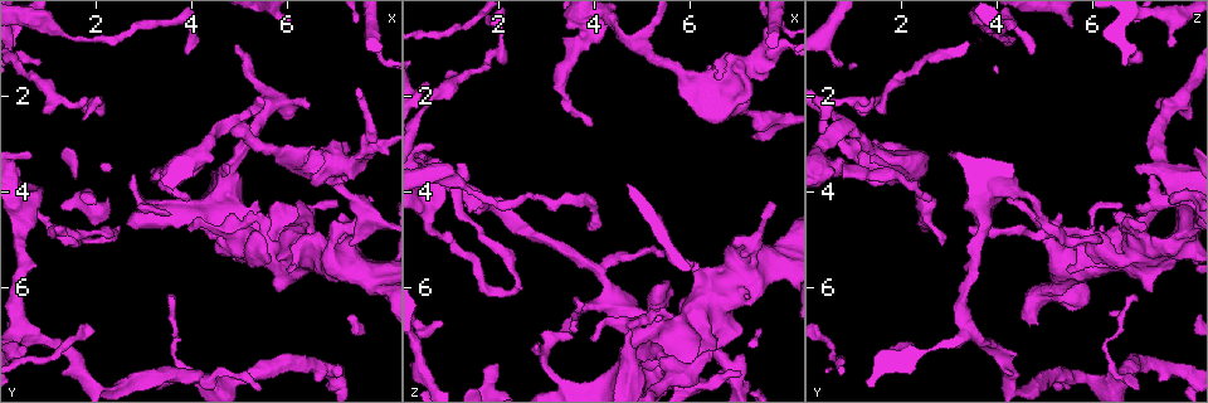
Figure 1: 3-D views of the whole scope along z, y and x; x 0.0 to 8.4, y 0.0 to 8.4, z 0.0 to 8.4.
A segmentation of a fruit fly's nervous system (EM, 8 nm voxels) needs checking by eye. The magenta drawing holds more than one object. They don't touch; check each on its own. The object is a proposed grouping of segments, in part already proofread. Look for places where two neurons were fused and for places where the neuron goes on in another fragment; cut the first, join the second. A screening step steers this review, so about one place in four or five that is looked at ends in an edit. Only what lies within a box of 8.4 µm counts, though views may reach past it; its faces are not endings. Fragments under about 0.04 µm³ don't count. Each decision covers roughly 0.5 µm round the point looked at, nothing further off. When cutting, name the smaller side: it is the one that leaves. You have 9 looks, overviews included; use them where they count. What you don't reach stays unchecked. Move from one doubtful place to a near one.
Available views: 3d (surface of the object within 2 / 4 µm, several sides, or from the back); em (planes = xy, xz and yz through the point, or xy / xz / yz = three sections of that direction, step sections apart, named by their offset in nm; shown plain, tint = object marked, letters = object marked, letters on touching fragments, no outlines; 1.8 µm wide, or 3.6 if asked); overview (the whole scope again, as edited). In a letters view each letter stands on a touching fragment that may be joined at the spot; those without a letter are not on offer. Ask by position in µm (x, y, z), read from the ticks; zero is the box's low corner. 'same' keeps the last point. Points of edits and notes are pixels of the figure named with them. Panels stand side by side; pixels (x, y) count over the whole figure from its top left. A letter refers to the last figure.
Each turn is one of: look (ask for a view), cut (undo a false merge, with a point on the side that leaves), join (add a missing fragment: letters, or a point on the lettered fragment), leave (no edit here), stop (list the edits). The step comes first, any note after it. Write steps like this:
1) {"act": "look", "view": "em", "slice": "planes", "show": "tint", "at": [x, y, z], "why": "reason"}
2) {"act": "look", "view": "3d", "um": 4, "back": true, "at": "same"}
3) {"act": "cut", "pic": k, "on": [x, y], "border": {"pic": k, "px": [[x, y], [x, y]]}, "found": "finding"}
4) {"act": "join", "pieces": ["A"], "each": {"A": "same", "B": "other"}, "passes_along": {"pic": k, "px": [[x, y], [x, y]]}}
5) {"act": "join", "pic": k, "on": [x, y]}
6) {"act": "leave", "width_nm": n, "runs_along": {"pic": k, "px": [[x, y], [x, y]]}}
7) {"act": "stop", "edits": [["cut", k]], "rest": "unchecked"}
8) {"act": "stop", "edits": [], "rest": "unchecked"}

{"act": "look", "view": "em", "slice": "planes", "show": "letters", "at": [1.20, 4.80, 3.35], "why": "an open end"}

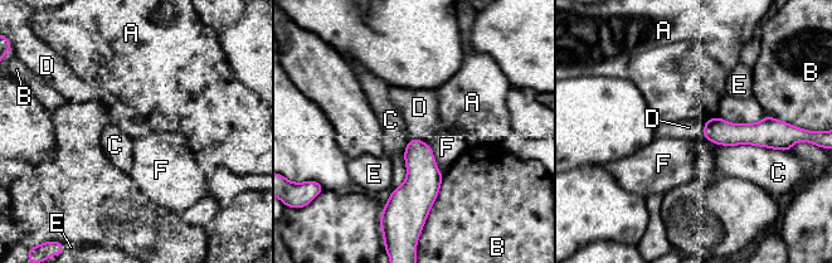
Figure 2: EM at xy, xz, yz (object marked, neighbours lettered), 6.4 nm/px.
{"act": "leave", "width_nm": 160, "longest_contact_nm": ["C", 460], "each": {"A": "other", "B": "other", "C": "other", "D": "other", "E": "other", "F": "other"}, "found": "no lettered fragment goes on from it"}

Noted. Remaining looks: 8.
{"act": "look", "view": "3d", "um": 4, "at": [4.00, 4.15, 2.60], "why": "thin end"}

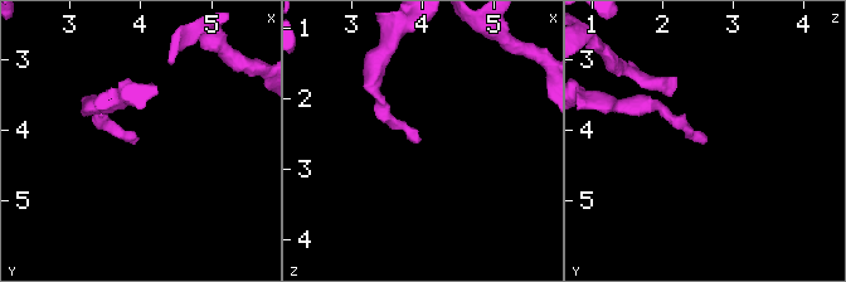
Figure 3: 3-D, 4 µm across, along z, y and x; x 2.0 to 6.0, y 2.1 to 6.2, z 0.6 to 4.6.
{"act": "look", "view": "em", "slice": "planes", "show": "letters", "at": [3.95, 4.20, 2.55], "why": "shape alone is not enough"}

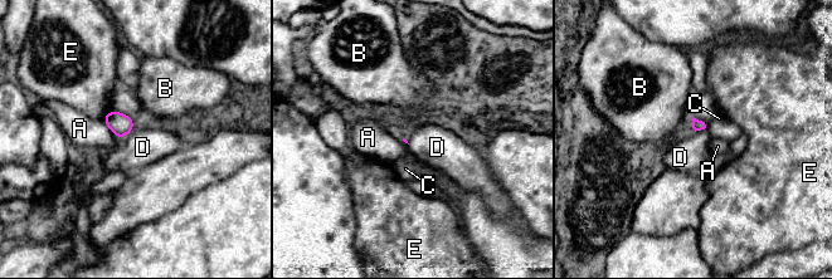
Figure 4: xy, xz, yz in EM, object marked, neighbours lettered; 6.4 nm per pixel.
{"act": "leave", "longest_contact_nm": ["A", 180], "each": {"A": "other", "B": "other", "C": "other", "D": "other", "E": "other"}, "border": {"pic": 4, "px": [[708, 128], [695, 132]]}, "found": "no lettered fragment goes on from it"}

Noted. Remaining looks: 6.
{"act": "look", "view": "em", "slice": "planes", "show": "plain", "at": [0.80, 1.30, 6.70], "why": "branch stops here"}

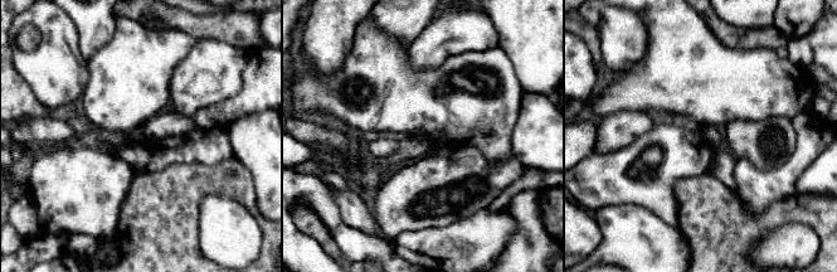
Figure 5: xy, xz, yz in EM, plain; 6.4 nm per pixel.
{"act": "look", "view": "em", "slice": "planes", "show": "tint", "at": "same", "why": "with the object marked"}

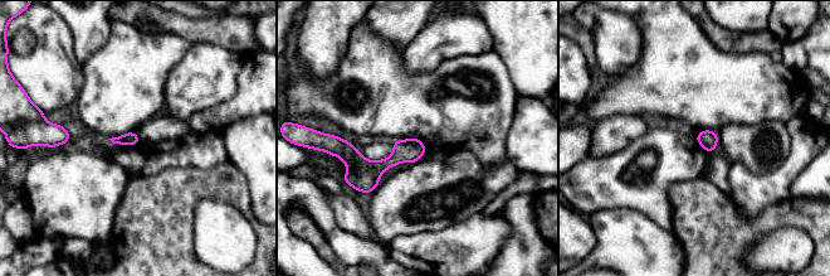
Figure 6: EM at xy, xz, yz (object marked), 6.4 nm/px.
{"act": "look", "view": "em", "slice": "planes", "show": "letters", "at": "same", "why": "what lies round it"}

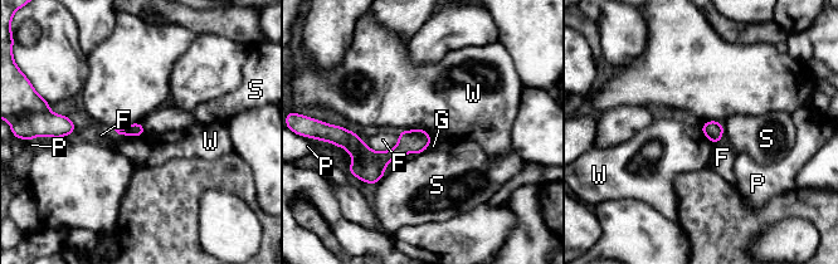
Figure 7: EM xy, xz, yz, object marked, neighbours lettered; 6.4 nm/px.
{"act": "leave", "each": {"F": "other", "G": "other", "P": "other", "S": "other", "W": "other"}, "runs_along": {"pic": 7, "px": [[347, 138], [366, 157], [427, 141]]}, "found": "no lettered fragment goes on from it"}

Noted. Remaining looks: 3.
{"act": "look", "view": "3d", "um": 4, "at": [3.90, 1.15, 4.70]}

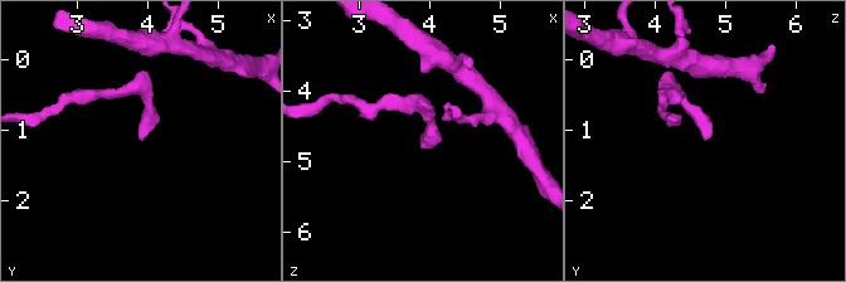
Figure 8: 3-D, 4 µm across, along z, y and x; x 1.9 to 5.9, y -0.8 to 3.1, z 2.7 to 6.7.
{"act": "look", "view": "em", "slice": "yz", "step": 8, "show": "letters", "at": [3.85, 1.15, 4.75], "why": "shape alone is not enough"}

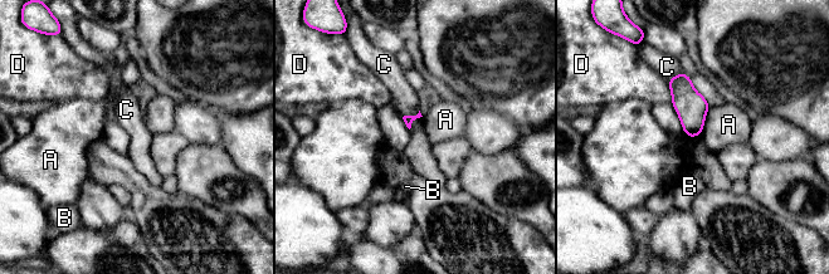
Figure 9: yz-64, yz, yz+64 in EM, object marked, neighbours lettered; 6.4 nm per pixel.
{"act": "leave", "longest_contact_nm": ["A", 190], "each": {"A": "other", "B": "other", "C": "other", "D": "other"}, "border": {"pic": 9, "px": [[419, 109], [409, 128]]}, "found": "none of them fits"}

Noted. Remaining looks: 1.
{"act": "stop", "edits": [], "rest": "unchecked"}

